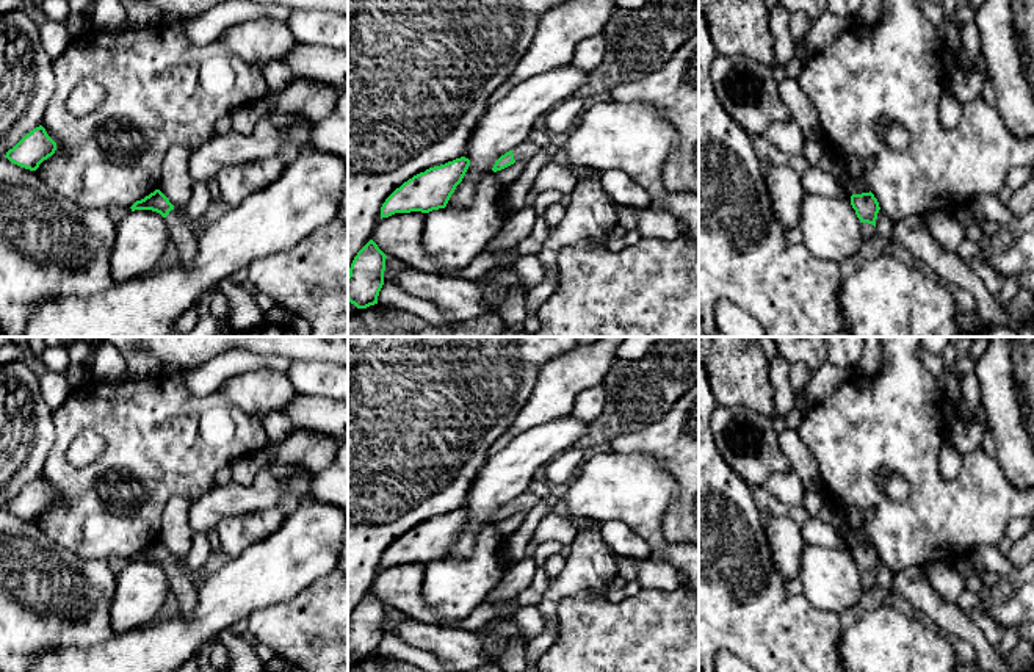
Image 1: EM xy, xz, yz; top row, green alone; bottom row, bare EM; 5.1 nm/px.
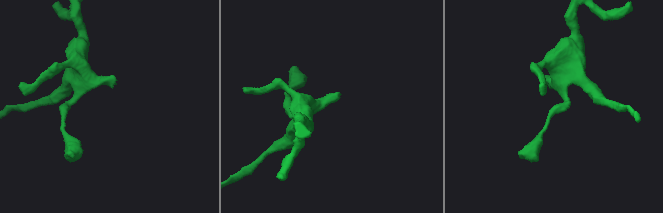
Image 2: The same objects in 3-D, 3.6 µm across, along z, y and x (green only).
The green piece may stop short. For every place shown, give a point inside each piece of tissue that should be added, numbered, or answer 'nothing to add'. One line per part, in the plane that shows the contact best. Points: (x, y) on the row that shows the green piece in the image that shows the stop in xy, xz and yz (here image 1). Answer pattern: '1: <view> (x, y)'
1: yz (868, 231)

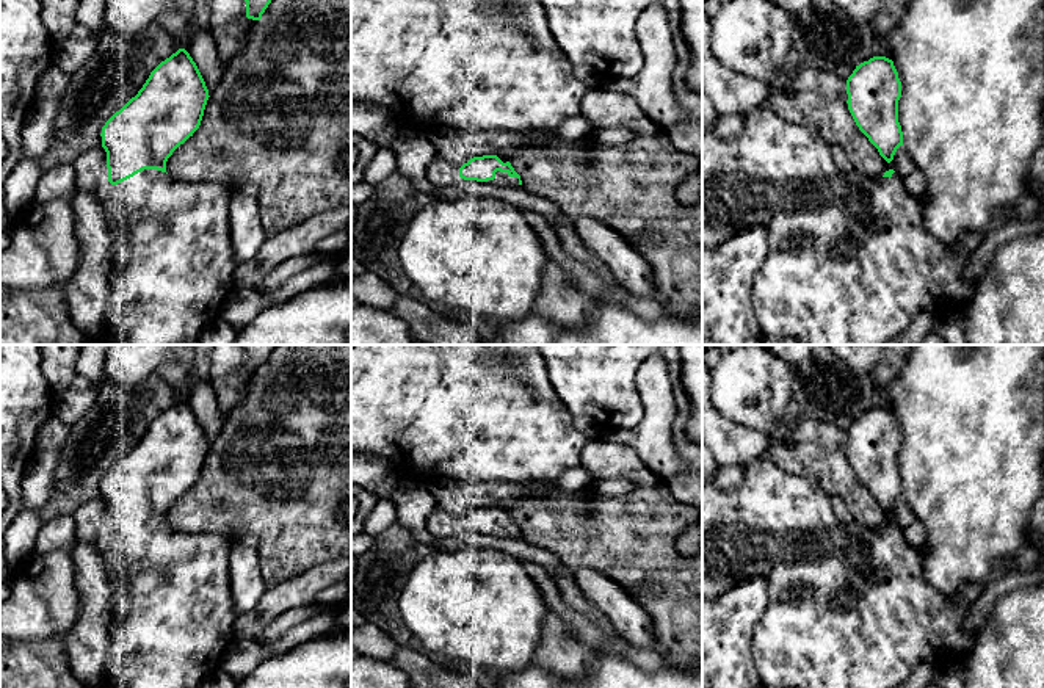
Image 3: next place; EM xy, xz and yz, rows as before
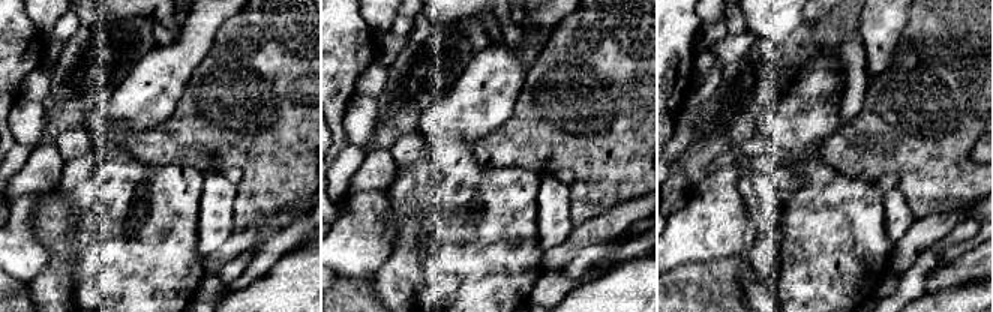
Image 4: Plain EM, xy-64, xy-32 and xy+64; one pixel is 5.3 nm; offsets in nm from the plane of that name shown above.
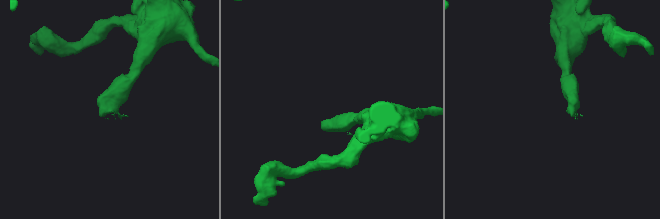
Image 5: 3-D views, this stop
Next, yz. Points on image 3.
1: yz (848, 262)

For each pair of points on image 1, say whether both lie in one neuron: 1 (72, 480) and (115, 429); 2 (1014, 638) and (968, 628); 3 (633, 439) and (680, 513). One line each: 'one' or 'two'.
1: one
2: two
3: one

